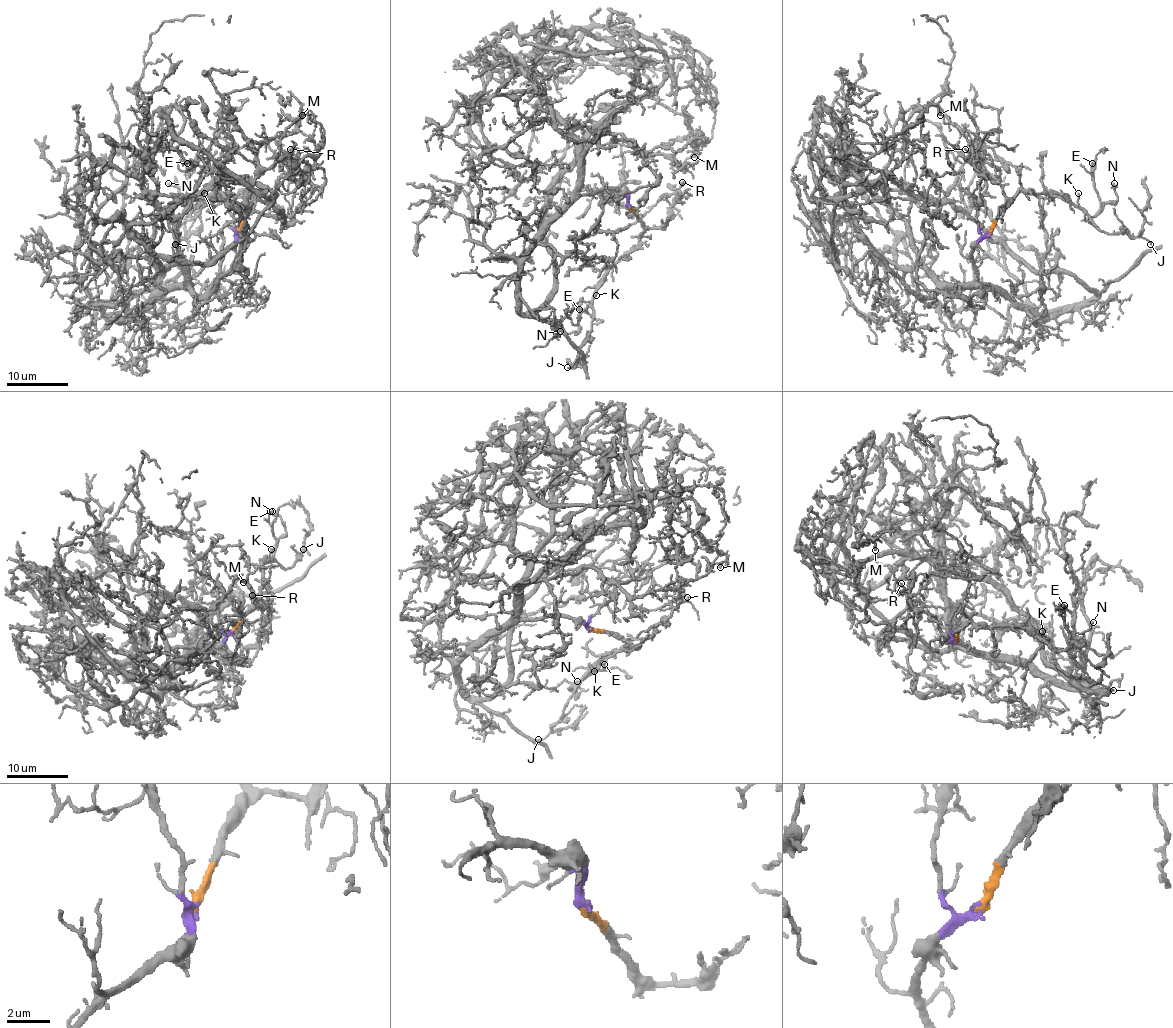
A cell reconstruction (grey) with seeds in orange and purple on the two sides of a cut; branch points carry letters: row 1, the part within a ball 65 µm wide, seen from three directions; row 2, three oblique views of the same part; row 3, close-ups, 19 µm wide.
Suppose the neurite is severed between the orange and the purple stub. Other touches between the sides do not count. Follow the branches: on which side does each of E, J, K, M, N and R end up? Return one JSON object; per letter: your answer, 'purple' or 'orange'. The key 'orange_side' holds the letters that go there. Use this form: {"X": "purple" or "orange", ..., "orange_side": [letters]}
{"E": "orange", "J": "orange", "K": "orange", "M": "purple", "N": "orange", "R": "orange", "orange_side": ["E", "J", "K", "N", "R"]}

